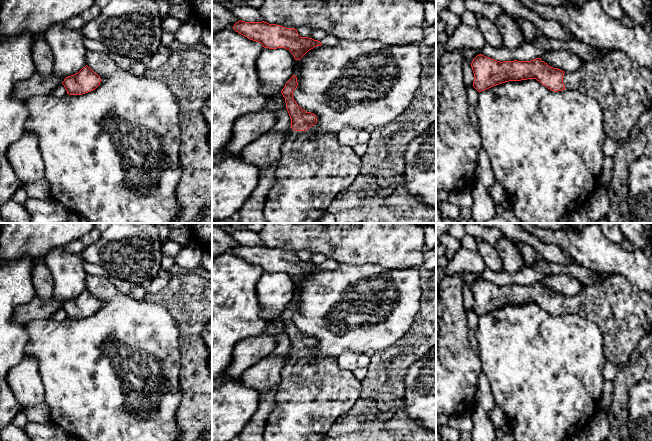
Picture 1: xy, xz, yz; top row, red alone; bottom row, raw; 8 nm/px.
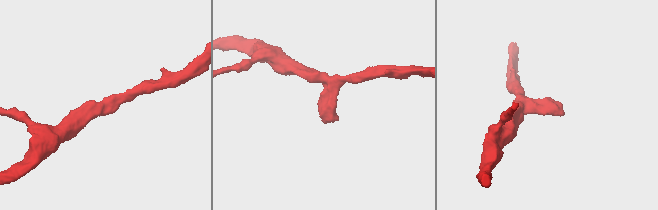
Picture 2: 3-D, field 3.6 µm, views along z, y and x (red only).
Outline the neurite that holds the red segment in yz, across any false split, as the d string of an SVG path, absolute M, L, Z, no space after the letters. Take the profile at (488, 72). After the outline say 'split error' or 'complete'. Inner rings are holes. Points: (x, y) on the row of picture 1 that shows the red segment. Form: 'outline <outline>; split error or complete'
outline M611 50L602 60L583 63L573 72L564 72L560 69L553 68L542 61L541 58L536 58L531 61L514 60L500 62L482 54L477 55L473 59L471 67L475 77L473 87L478 92L509 81L536 79L551 91L557 92L565 89L574 90L595 99L603 111L605 134L616 142L626 141L631 129L634 127L642 113L652 108L652 71L639 65L637 62L632 61L627 54L621 50Z; split error

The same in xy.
outline M86 65L78 73L66 77L62 84L67 94L82 95L95 90L100 82L100 76Z; complete

